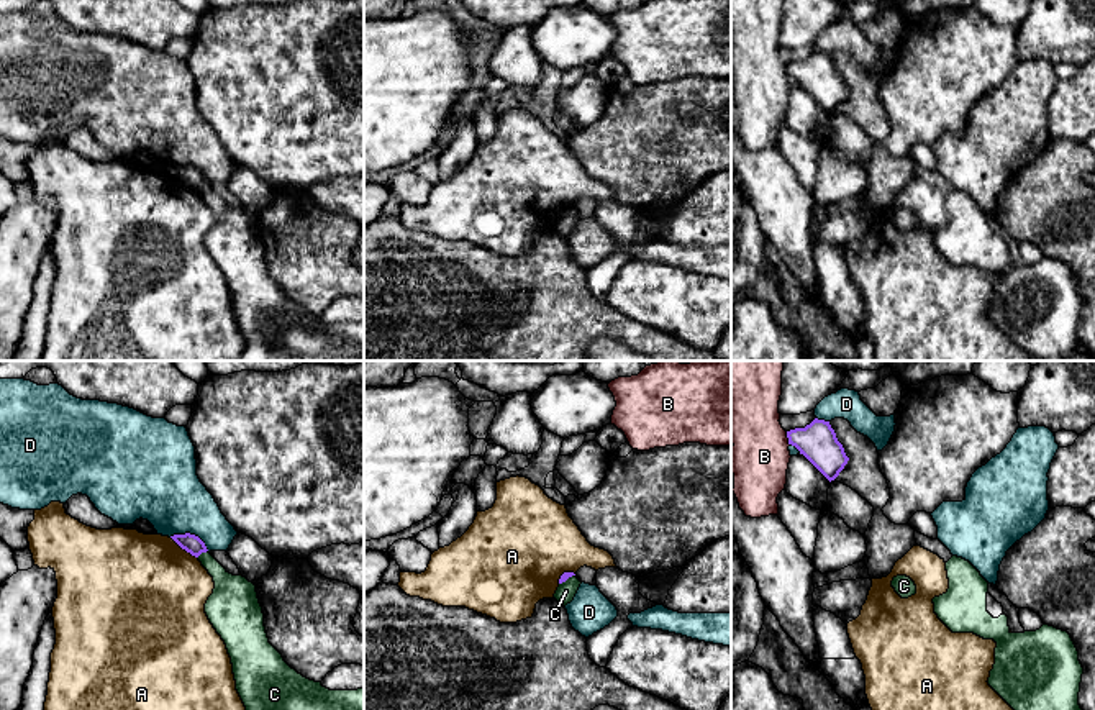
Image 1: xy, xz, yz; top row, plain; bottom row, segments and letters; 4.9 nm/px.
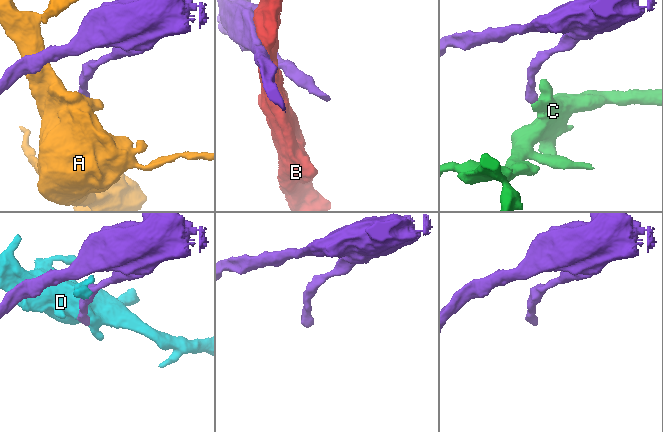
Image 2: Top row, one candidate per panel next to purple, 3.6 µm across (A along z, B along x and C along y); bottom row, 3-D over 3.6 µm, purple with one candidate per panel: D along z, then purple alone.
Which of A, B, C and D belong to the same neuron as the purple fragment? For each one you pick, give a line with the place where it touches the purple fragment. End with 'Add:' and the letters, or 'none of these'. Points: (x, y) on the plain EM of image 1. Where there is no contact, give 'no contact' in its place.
Add: none of these

